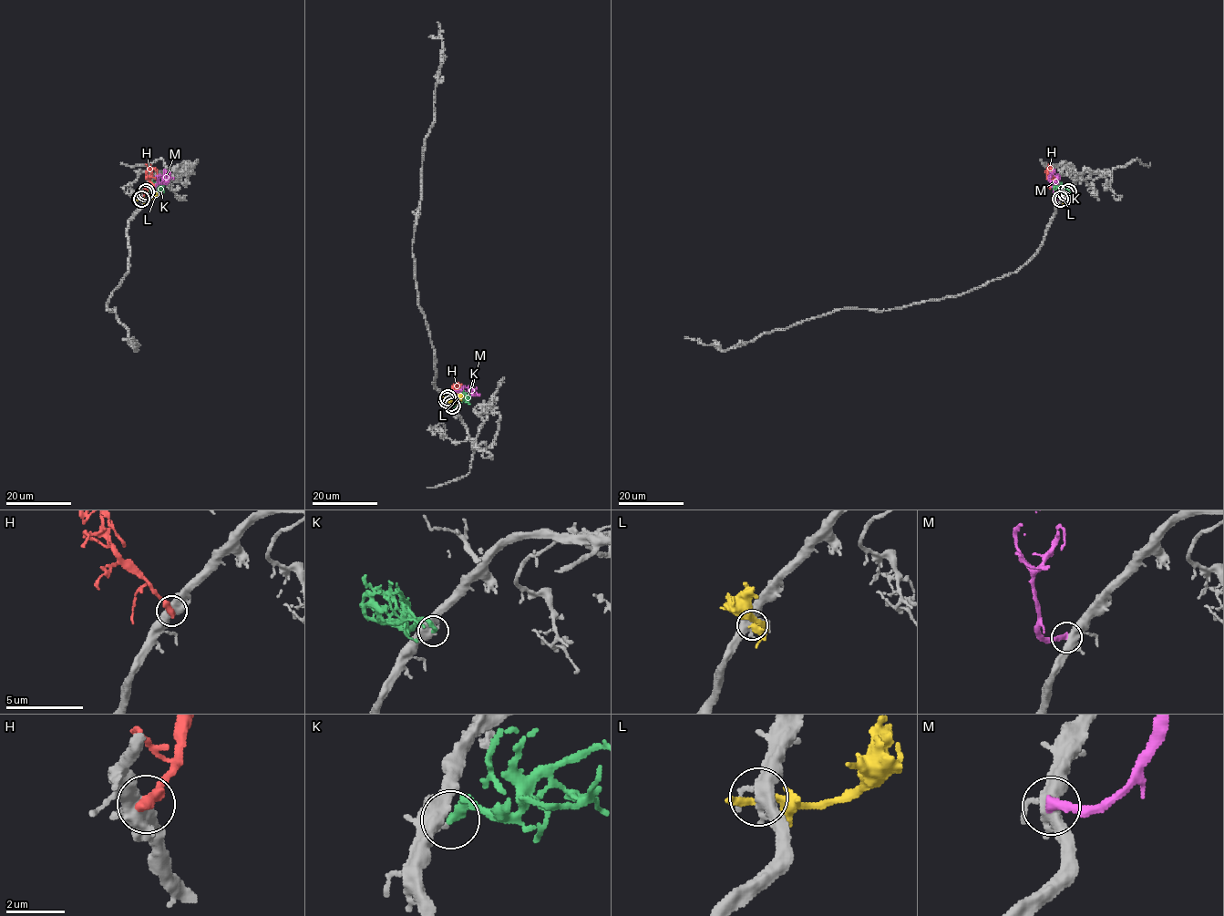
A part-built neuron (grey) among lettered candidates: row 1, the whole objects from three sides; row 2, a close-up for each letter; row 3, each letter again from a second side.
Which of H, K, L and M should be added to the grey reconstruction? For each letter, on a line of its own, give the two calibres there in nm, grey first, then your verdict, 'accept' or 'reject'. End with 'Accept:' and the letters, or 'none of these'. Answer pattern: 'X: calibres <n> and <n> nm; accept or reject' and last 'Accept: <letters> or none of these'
H: calibres 480 and 440 nm; reject
K: calibres 360 and 320 nm; accept
L: calibres 420 and 180 nm; reject
M: calibres 400 and 320 nm; reject
Accept: K

